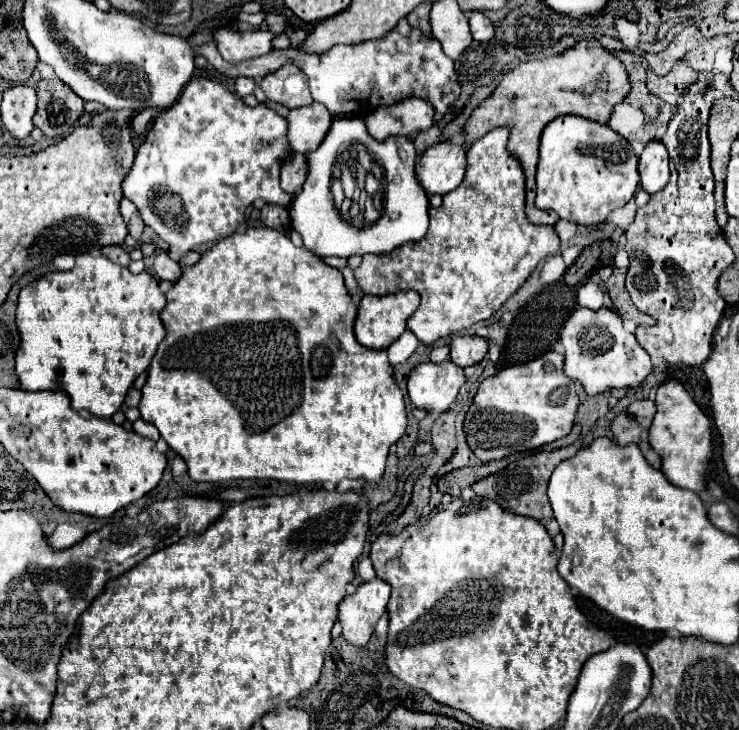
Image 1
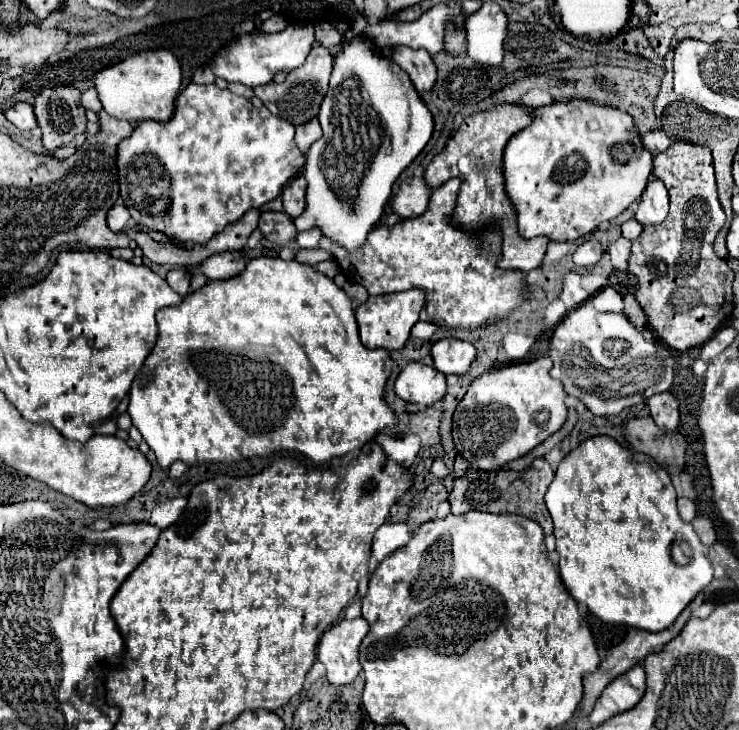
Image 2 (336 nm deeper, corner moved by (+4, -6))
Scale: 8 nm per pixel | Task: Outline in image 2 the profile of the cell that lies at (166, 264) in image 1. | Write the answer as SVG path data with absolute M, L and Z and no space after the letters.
M172 268L168 272L168 276L166 276L166 282L180 296L186 296L188 294L188 286L190 286L190 272L186 268Z

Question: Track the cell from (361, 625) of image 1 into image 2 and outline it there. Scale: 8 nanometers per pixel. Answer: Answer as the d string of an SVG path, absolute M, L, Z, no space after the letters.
M358 616L354 620L340 620L322 634L318 642L318 660L326 666L326 676L332 684L348 684L360 674L360 642L368 630L370 624Z

